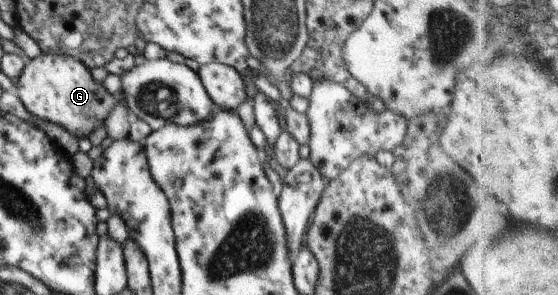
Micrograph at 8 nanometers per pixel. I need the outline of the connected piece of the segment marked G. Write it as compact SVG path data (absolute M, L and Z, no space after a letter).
M42 53L41 56L30 59L24 66L20 77L16 80L16 95L22 101L26 111L38 118L52 122L57 127L62 127L75 137L82 139L88 137L96 127L102 125L117 101L102 86L94 81L90 70L80 60L72 56L61 54L52 55Z

